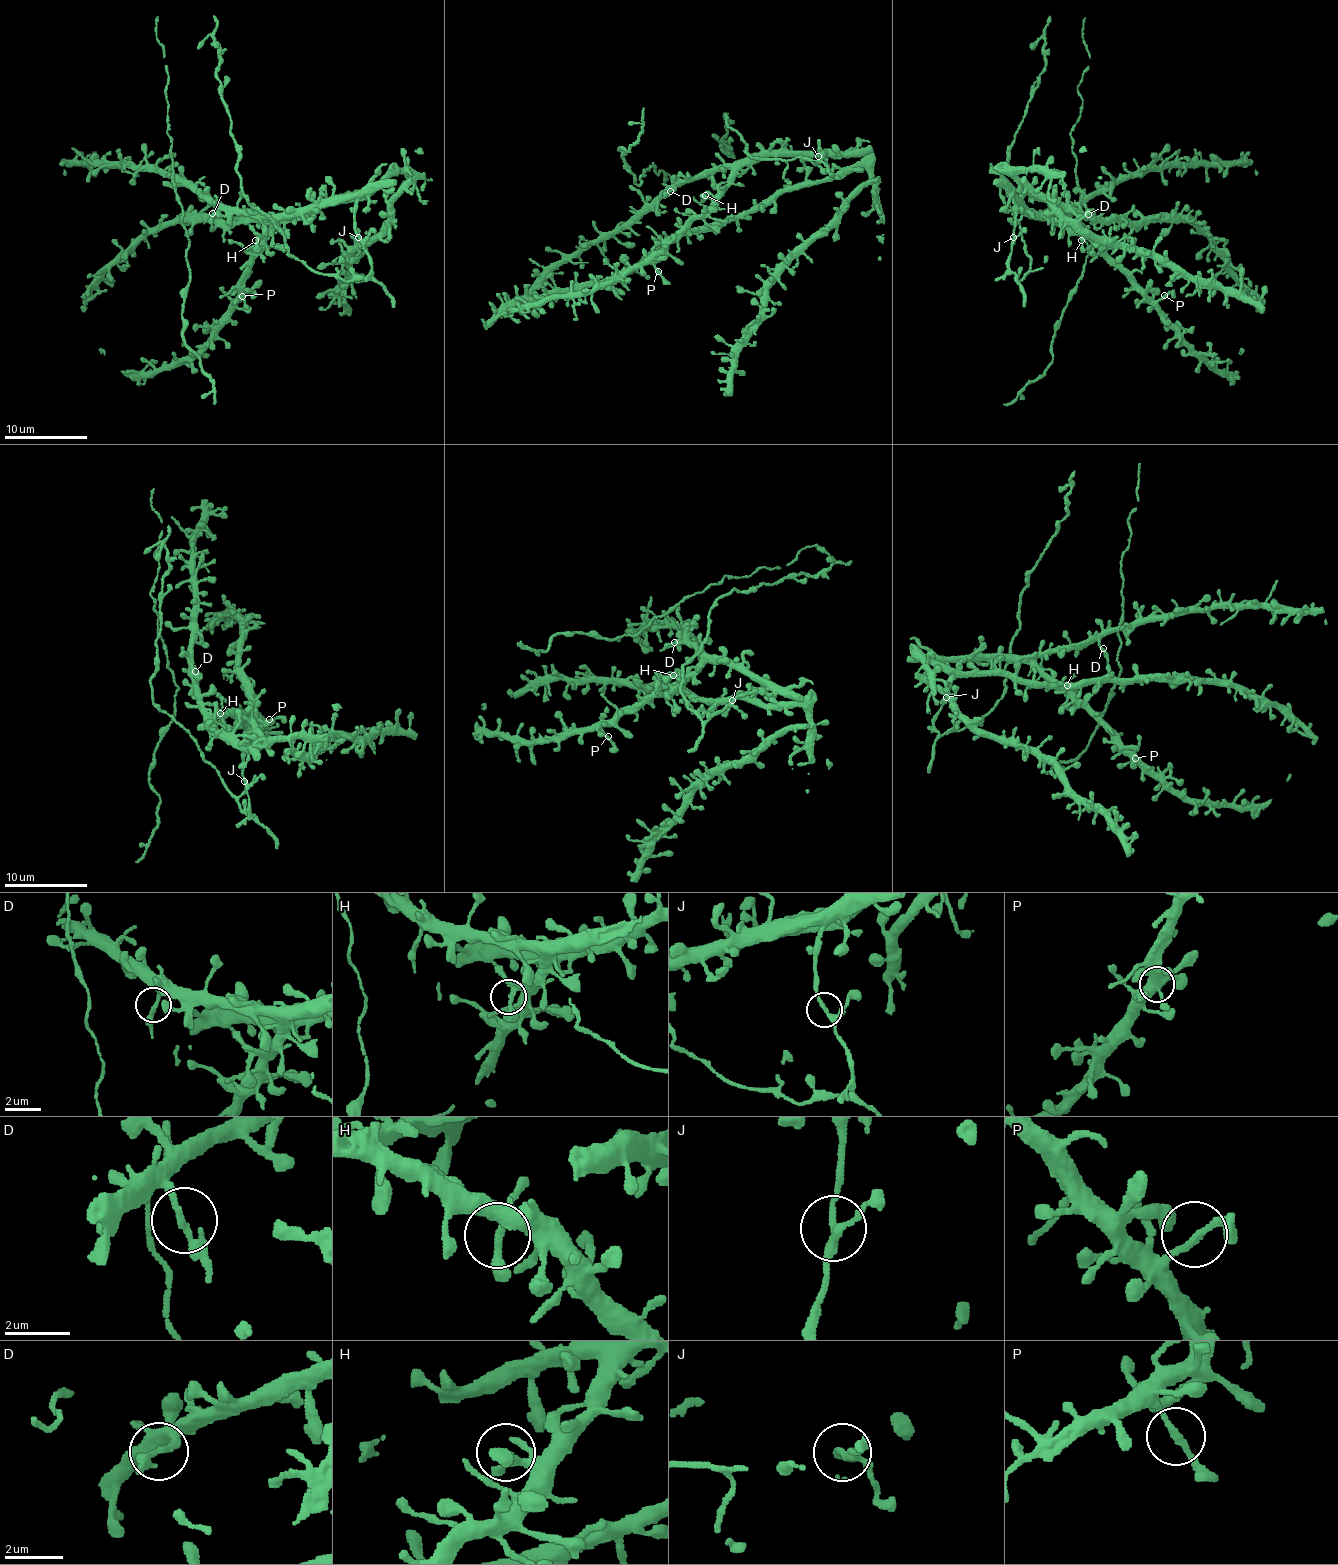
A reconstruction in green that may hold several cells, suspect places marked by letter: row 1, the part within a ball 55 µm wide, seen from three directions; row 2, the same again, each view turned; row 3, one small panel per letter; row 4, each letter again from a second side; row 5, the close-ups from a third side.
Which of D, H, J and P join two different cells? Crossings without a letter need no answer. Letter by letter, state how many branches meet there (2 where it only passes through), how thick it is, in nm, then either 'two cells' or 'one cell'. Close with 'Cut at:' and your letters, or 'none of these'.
D: 3 branches meet; 150 nm thick; one cell
H: 4 branches meet; 200 nm thick; one cell
J: 3 branches meet; 190 nm thick; one cell
P: 2 branches meet; 200 nm thick; one cell
Cut at: none of these

